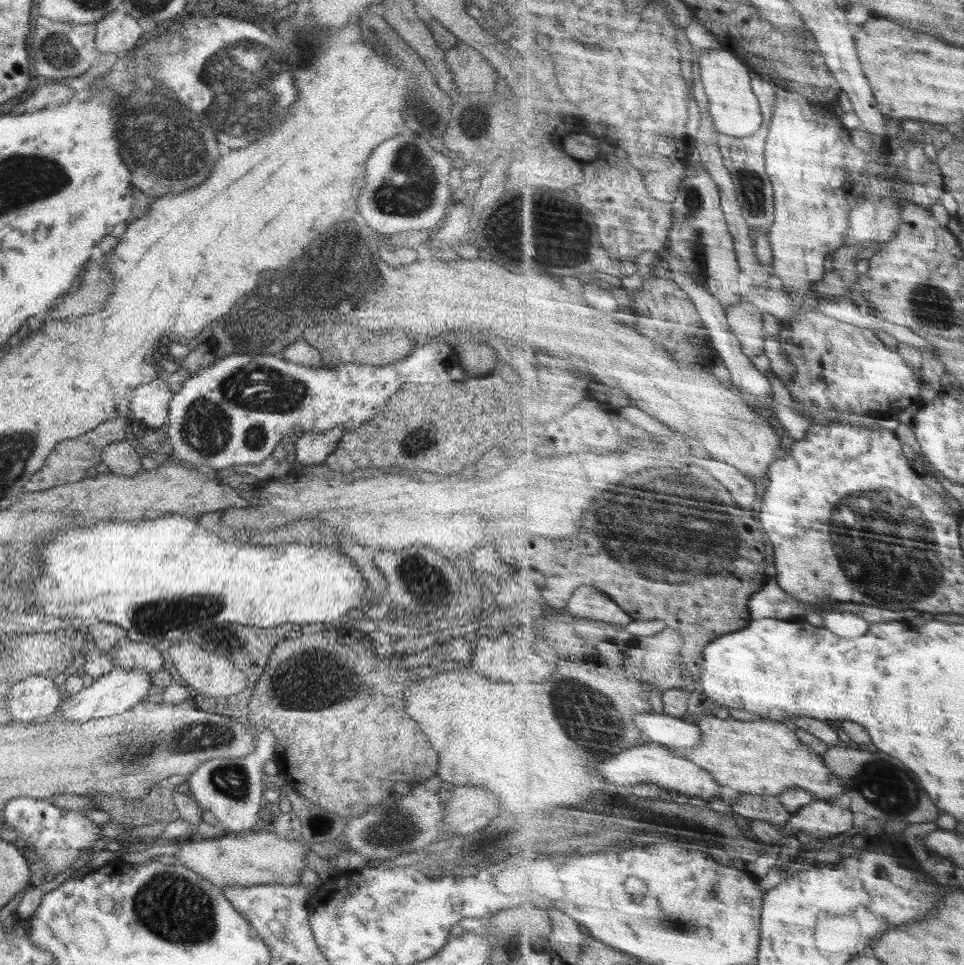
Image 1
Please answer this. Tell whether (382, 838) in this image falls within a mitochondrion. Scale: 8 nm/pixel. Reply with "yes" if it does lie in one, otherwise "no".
yes

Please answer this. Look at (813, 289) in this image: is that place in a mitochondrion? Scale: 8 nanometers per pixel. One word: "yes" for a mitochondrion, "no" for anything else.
no

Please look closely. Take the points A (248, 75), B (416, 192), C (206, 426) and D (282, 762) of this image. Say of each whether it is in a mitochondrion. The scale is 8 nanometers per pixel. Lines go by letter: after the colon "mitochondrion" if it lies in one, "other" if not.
A: mitochondrion
B: mitochondrion
C: mitochondrion
D: other

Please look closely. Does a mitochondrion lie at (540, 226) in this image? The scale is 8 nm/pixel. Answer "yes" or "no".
yes

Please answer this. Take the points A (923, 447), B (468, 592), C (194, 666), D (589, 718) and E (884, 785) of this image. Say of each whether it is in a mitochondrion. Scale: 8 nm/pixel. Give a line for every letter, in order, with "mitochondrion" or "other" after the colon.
A: other
B: other
C: other
D: mitochondrion
E: mitochondrion

